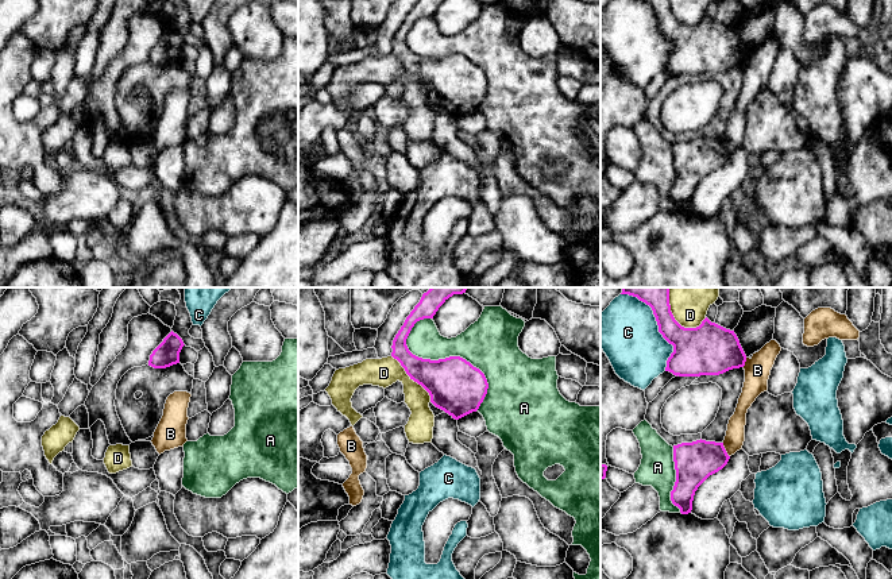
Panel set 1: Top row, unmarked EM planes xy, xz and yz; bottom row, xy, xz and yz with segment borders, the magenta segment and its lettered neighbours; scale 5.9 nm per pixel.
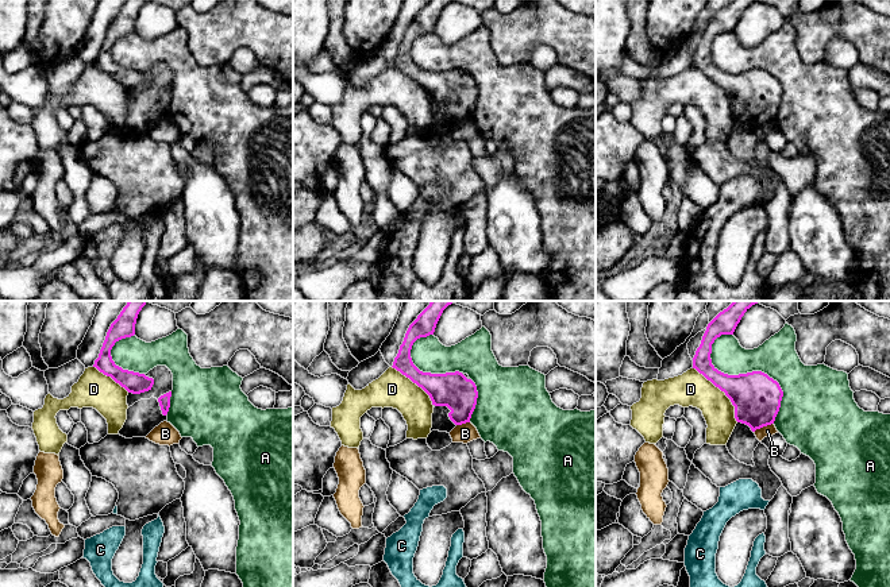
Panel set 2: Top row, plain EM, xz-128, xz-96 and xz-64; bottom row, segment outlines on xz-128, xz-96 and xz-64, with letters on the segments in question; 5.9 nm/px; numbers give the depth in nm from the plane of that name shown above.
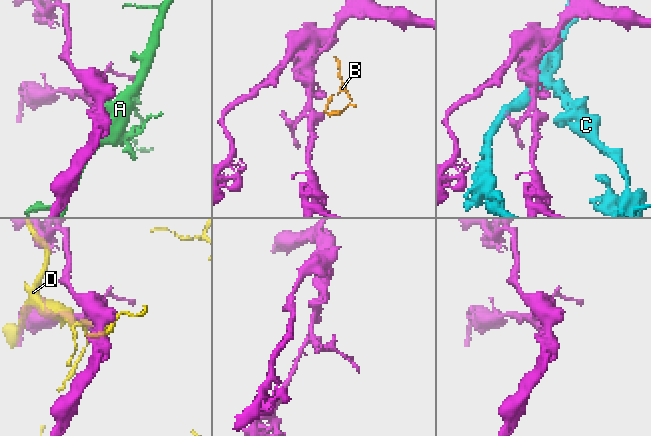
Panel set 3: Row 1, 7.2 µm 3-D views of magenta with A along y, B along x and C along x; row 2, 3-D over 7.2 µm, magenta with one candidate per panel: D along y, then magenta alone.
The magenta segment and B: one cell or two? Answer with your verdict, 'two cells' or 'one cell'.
two cells

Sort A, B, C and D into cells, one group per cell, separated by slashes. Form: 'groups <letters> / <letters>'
groups A / B / C / D

